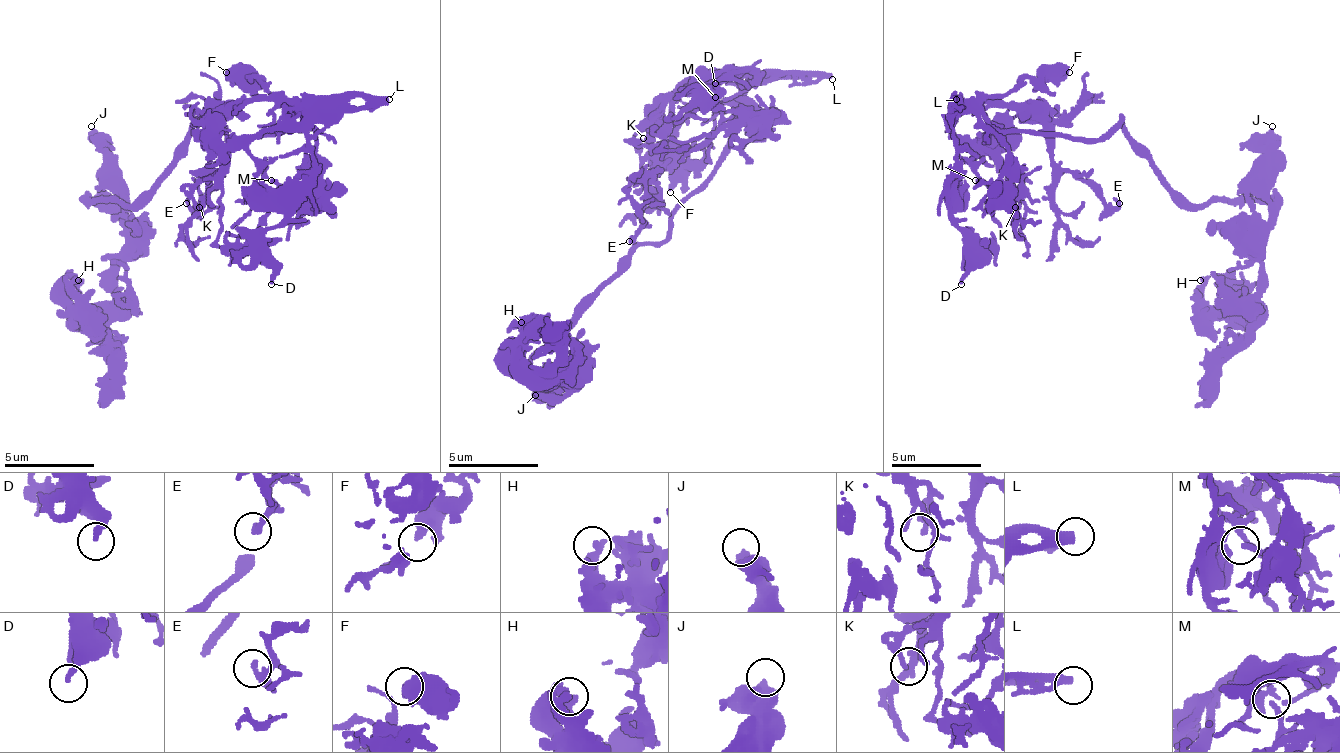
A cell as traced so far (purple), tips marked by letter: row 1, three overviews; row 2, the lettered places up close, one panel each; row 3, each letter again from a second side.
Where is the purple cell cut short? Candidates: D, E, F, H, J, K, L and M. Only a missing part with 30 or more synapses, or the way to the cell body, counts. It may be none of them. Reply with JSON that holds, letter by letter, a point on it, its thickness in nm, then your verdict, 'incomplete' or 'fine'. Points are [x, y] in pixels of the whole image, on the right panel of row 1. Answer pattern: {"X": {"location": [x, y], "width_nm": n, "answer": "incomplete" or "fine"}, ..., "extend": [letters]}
{"D": {"location": [961, 284], "width_nm": 260, "answer": "fine"}, "E": {"location": [1119, 203], "width_nm": 200, "answer": "fine"}, "F": {"location": [1069, 72], "width_nm": 320, "answer": "fine"}, "H": {"location": [1200, 280], "width_nm": 320, "answer": "fine"}, "J": {"location": [1272, 126], "width_nm": 550, "answer": "fine"}, "K": {"location": [1015, 207], "width_nm": 200, "answer": "fine"}, "L": {"location": [956, 99], "width_nm": 400, "answer": "incomplete"}, "M": {"location": [975, 180], "width_nm": 160, "answer": "fine"}, "extend": ["L"]}

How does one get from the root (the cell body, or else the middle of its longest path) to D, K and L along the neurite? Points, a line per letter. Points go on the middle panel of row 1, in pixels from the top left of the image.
D: (643, 246), (665, 237), (674, 210), (710, 174), (728, 142), (728, 115), (756, 79), (719, 74), (715, 83)
K: (643, 246), (710, 174), (728, 115), (692, 106), (643, 138)
L: (643, 246), (665, 237), (674, 210), (710, 174), (728, 142), (728, 115), (756, 83), (783, 74), (832, 79)

